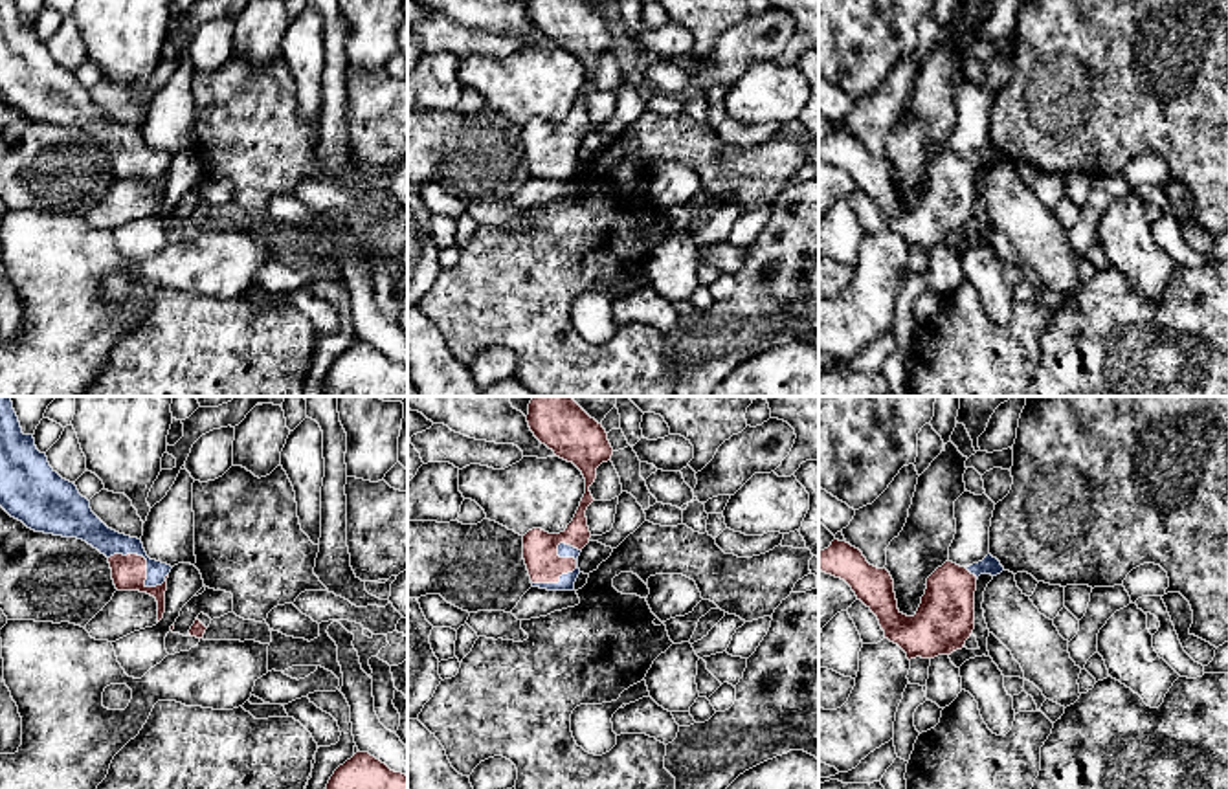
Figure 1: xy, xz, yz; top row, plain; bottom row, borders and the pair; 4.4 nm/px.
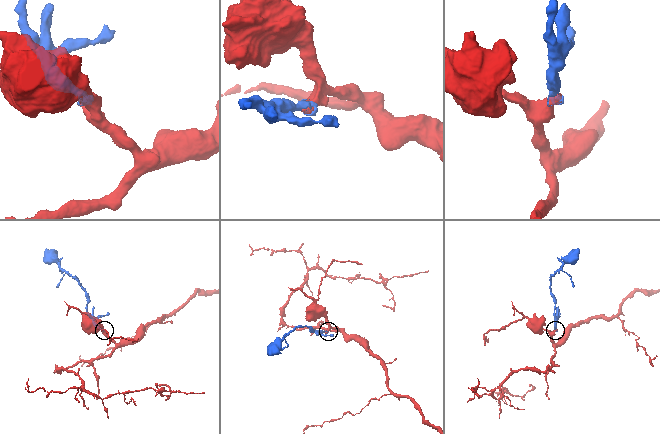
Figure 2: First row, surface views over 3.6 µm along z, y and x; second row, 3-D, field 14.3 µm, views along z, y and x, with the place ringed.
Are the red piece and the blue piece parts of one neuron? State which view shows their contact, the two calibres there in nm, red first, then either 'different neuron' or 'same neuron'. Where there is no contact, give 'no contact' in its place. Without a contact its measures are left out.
xz | 160/70 nm | same neuron

